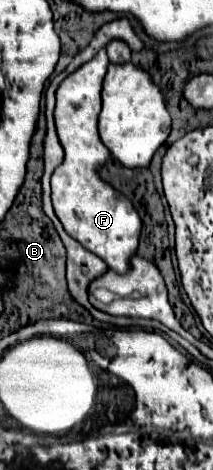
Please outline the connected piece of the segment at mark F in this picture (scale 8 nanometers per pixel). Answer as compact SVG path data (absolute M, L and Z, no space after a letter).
M101 49L89 63L65 77L57 89L55 125L59 141L65 149L65 161L51 175L51 199L63 229L85 249L101 257L109 269L125 273L129 271L129 259L139 247L141 217L109 183L101 181L97 175L97 167L109 159L109 149L101 143L97 133L97 119L101 113L101 83L107 67L109 59L105 49Z

